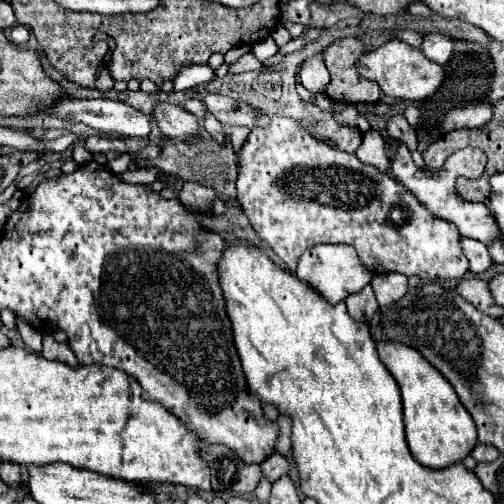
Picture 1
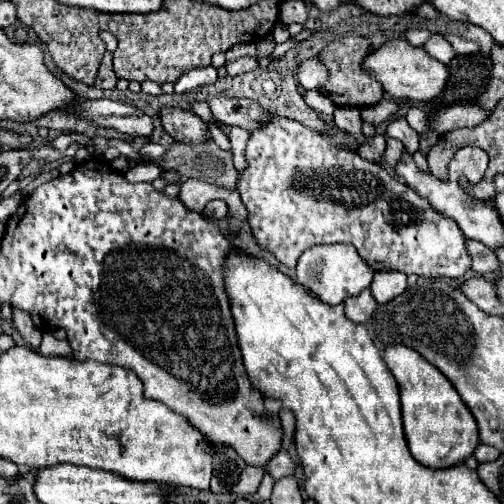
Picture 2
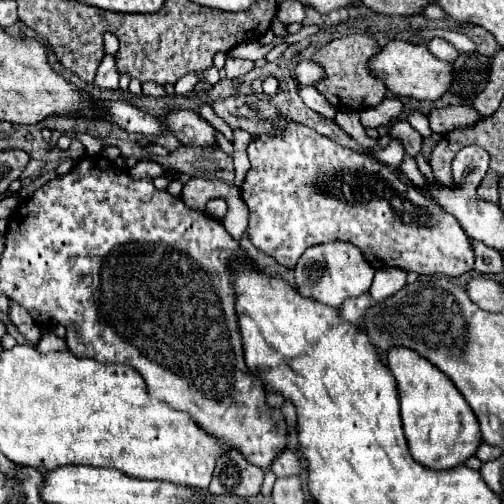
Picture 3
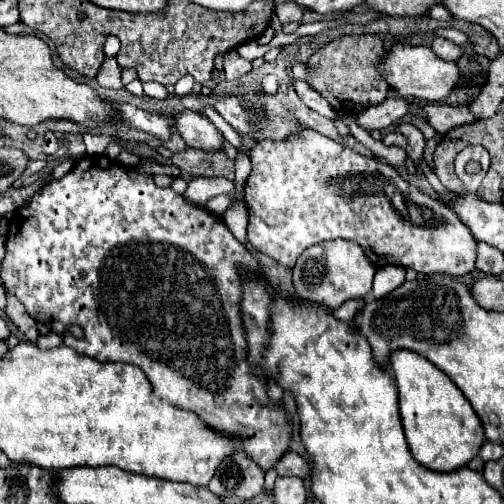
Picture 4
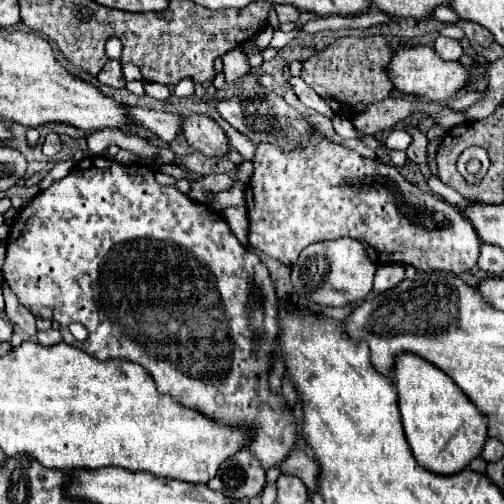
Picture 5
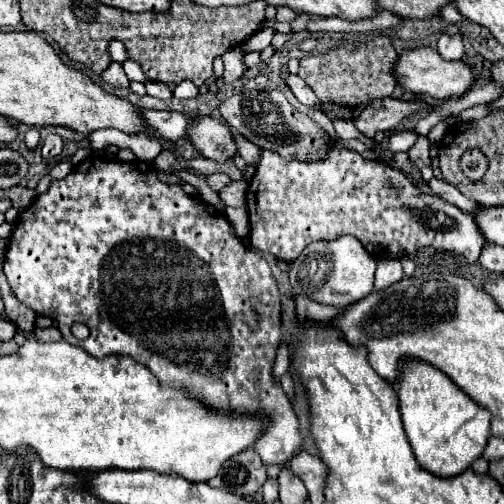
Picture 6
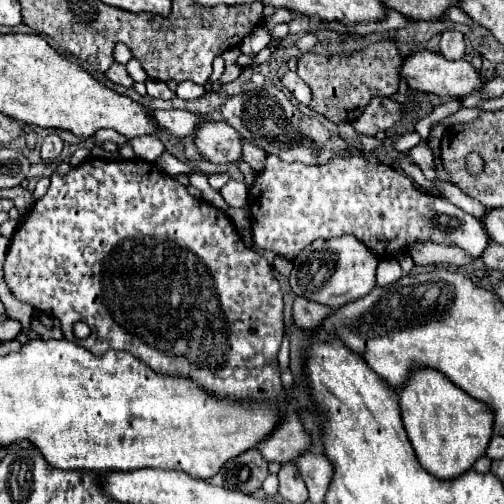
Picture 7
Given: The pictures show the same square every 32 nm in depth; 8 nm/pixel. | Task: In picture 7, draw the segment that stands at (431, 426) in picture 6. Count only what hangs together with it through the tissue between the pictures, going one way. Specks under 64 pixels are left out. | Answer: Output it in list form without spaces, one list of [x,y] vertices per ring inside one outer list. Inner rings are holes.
[[[418,366],[410,372],[398,396],[404,428],[416,458],[432,476],[442,480],[456,478],[484,456],[492,438],[492,410],[462,392],[444,374],[428,366]]]

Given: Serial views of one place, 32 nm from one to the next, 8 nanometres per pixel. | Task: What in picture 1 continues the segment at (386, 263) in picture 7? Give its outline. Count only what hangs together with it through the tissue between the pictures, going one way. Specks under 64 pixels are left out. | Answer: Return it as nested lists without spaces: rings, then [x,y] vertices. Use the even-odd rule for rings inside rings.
[[[388,274],[388,276],[374,276],[372,288],[376,294],[376,300],[382,308],[396,304],[404,294],[408,292],[408,278],[404,274]]]

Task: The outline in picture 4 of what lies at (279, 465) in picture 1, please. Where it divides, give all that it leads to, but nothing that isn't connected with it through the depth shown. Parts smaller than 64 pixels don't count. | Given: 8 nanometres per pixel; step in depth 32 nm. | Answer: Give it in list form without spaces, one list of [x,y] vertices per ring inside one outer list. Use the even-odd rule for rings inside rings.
[[[286,452],[274,464],[274,470],[278,472],[278,476],[300,476],[300,478],[308,478],[310,476],[308,462],[300,454],[296,454],[296,452]]]

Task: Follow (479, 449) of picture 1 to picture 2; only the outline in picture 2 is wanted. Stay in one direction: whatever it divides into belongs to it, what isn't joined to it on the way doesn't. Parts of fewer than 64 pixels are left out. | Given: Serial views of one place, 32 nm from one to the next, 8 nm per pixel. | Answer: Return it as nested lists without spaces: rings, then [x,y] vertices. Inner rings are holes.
[[[478,444],[472,456],[474,456],[478,462],[492,462],[492,460],[496,460],[496,458],[500,456],[500,450],[498,450],[498,448],[492,448],[492,446],[488,446],[488,444]]]

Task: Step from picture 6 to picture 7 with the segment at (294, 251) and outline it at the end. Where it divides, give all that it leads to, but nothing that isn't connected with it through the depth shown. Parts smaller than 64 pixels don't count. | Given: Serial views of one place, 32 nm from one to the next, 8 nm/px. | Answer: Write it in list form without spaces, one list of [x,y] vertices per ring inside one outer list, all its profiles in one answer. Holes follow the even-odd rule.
[[[266,154],[264,168],[248,190],[248,208],[254,246],[286,260],[294,260],[318,238],[328,240],[344,234],[356,236],[376,258],[410,252],[416,242],[454,244],[472,258],[478,258],[488,246],[488,234],[478,218],[444,198],[420,192],[396,168],[358,154],[334,156],[330,162],[314,166],[288,164],[274,154]]]

